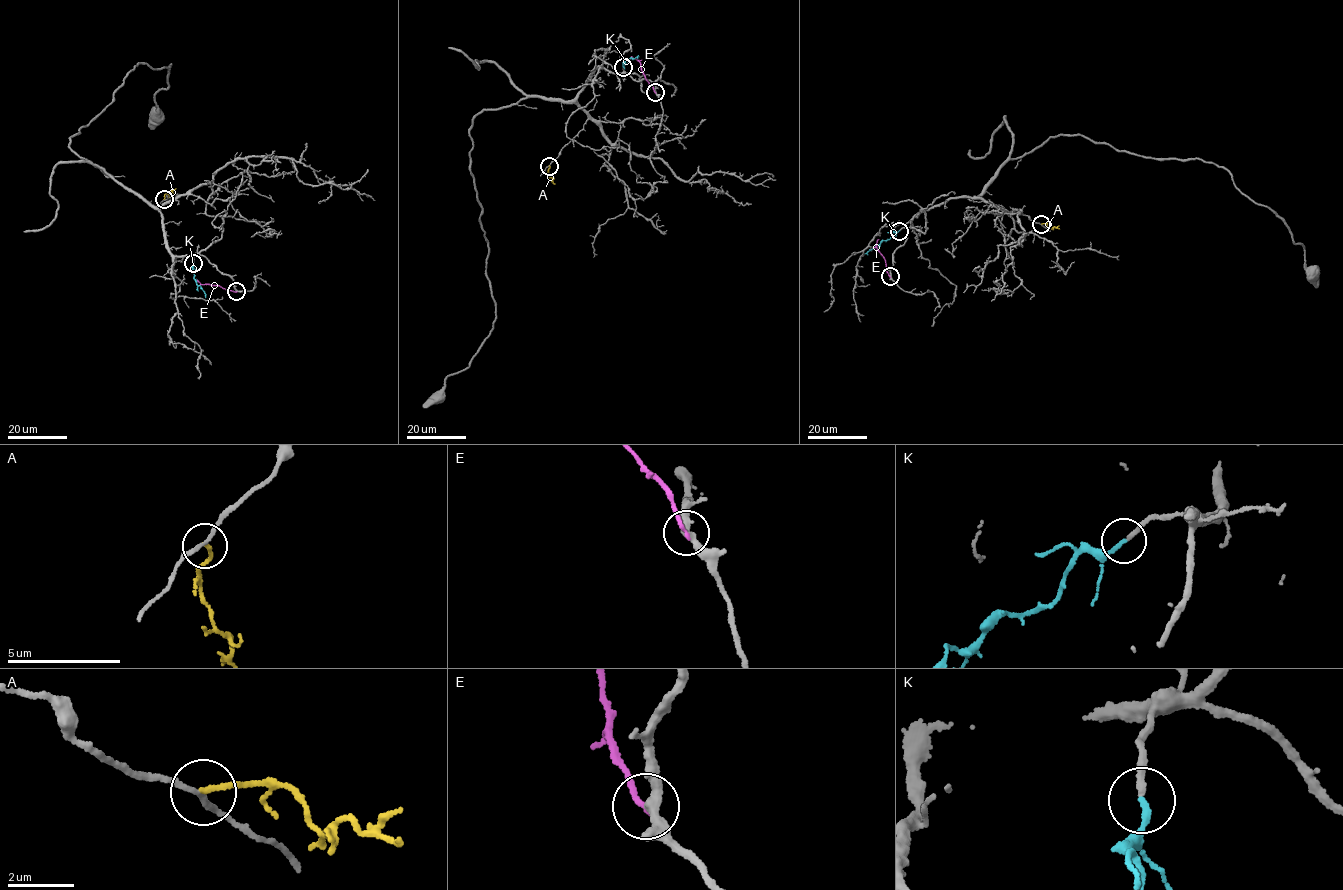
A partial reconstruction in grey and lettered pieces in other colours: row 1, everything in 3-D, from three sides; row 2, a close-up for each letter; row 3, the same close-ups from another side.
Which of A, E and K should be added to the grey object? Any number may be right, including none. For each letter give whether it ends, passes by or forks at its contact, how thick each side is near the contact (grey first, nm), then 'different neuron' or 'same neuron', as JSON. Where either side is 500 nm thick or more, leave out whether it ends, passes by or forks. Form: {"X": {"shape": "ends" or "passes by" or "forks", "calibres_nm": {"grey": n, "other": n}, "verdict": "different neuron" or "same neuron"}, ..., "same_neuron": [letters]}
{"A": {"shape": "ends", "calibres_nm": {"grey": 160, "other": 160}, "verdict": "different neuron"}, "E": {"shape": "ends", "calibres_nm": {"grey": 320, "other": 160}, "verdict": "different neuron"}, "K": {"shape": "ends", "calibres_nm": {"grey": 200, "other": 190}, "verdict": "same neuron"}, "same_neuron": ["K"]}

